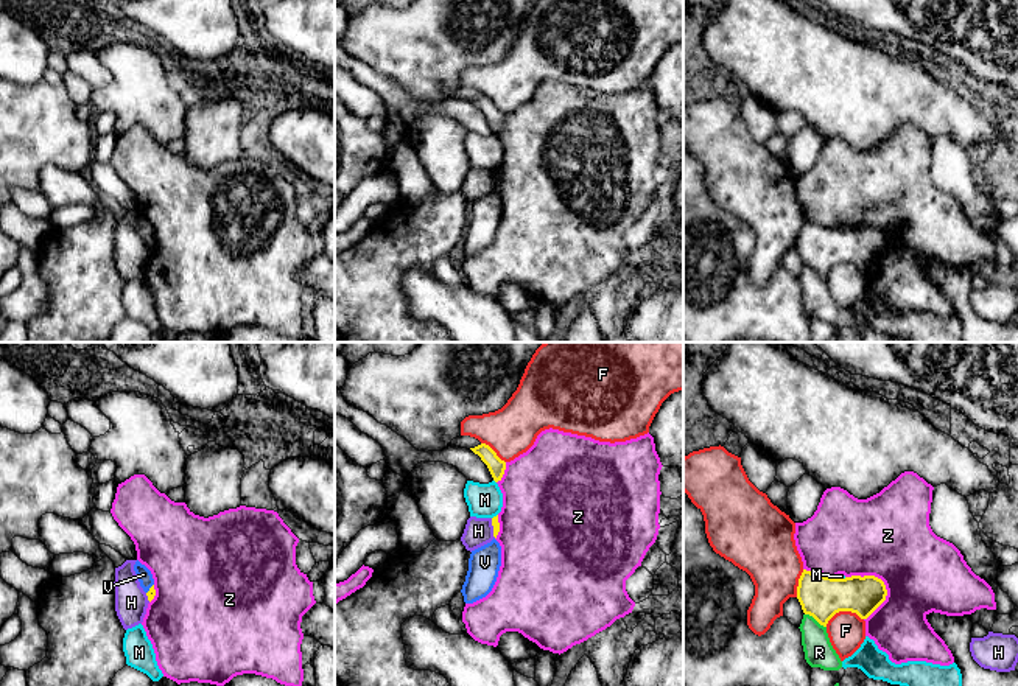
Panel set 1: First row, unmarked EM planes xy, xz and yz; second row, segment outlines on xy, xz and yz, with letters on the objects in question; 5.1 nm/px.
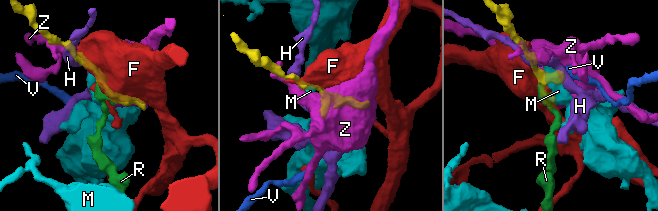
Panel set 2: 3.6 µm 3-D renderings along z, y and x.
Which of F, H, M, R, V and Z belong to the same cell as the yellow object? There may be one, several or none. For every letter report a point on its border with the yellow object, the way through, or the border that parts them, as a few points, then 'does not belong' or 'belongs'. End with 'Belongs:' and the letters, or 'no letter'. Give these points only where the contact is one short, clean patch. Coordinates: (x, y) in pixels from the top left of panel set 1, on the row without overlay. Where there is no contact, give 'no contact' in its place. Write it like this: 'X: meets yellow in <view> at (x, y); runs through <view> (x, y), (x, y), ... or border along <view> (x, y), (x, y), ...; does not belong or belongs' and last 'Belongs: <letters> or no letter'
F: meets yellow in yz at (842, 262); does not belong
H: meets yellow in xz at (494, 179); does not belong
M: meets yellow in yz at (839, 230); does not belong
R: meets yellow in yz at (816, 271); border along yz (805, 265), (825, 279); does not belong
V: meets yellow in xy at (150, 240); border along xy (153, 235), (147, 244); does not belong
Z: meets yellow in yz at (883, 234); does not belong
Belongs: no letter

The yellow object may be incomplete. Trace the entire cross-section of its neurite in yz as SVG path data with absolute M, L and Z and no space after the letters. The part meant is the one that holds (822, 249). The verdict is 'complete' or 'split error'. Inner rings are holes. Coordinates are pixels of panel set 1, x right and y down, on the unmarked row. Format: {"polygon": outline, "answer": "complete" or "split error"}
{"polygon": "M803 221L797 238L803 264L823 278L839 263L851 263L867 271L886 252L886 247L884 233L875 227L831 230Z", "answer": "complete"}

